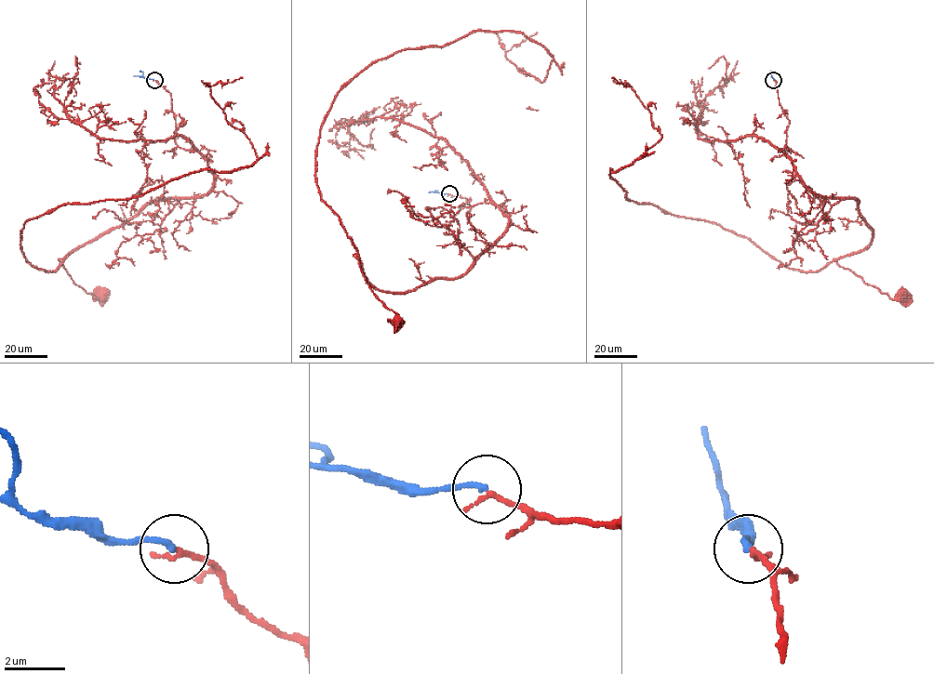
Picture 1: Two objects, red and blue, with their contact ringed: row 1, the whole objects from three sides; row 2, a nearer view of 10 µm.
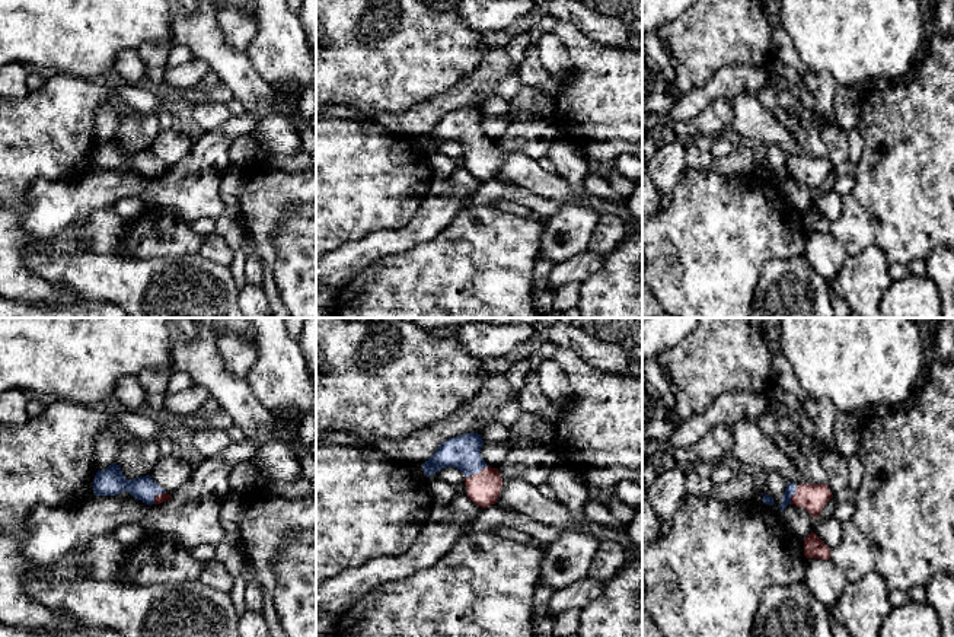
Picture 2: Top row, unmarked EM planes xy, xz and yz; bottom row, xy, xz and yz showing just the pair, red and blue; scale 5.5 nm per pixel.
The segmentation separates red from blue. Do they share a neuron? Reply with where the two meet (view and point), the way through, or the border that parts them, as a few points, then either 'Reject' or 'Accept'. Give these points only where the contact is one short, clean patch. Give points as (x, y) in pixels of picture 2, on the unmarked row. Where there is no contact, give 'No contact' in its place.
Touches red at xz (476, 147). Path across: xz (484, 162), (484, 156), (476, 147), (463, 126). Accept

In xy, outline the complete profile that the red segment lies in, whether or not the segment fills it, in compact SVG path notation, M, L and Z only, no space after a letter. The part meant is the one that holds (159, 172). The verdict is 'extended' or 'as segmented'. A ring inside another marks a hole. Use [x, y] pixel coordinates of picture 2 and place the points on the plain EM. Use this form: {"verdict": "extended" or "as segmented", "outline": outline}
{"verdict": "extended", "outline": "M111 137L103 144L96 146L93 153L96 169L117 169L121 165L128 165L133 171L150 179L172 172L150 149L127 153L122 149L121 138Z"}

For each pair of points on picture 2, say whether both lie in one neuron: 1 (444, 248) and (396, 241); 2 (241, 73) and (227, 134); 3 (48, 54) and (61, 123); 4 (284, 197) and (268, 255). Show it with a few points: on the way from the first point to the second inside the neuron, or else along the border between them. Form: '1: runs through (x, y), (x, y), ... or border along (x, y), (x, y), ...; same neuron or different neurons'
1: border along (447, 225), (433, 238), (386, 257); different neurons
2: border along (246, 111), (255, 118), (254, 134); different neurons
3: border along (45, 73), (69, 73), (85, 77); different neurons
4: runs through (270, 212), (264, 217), (264, 241); same neuron

